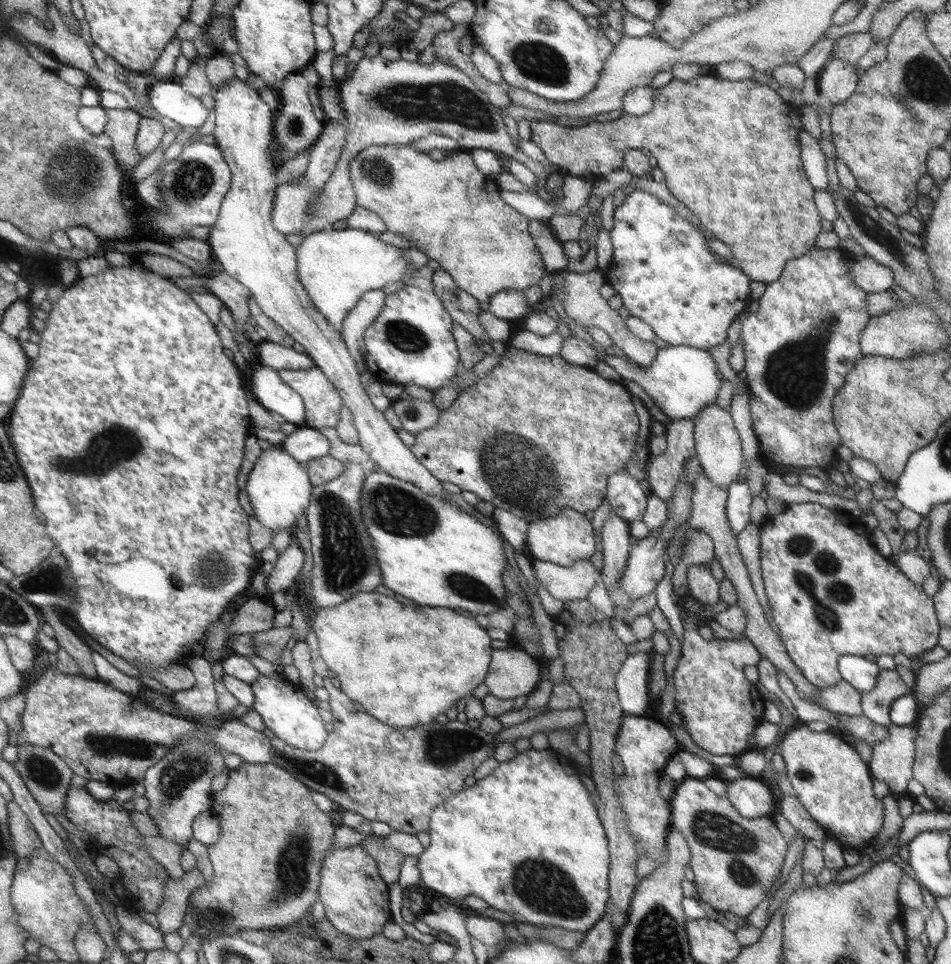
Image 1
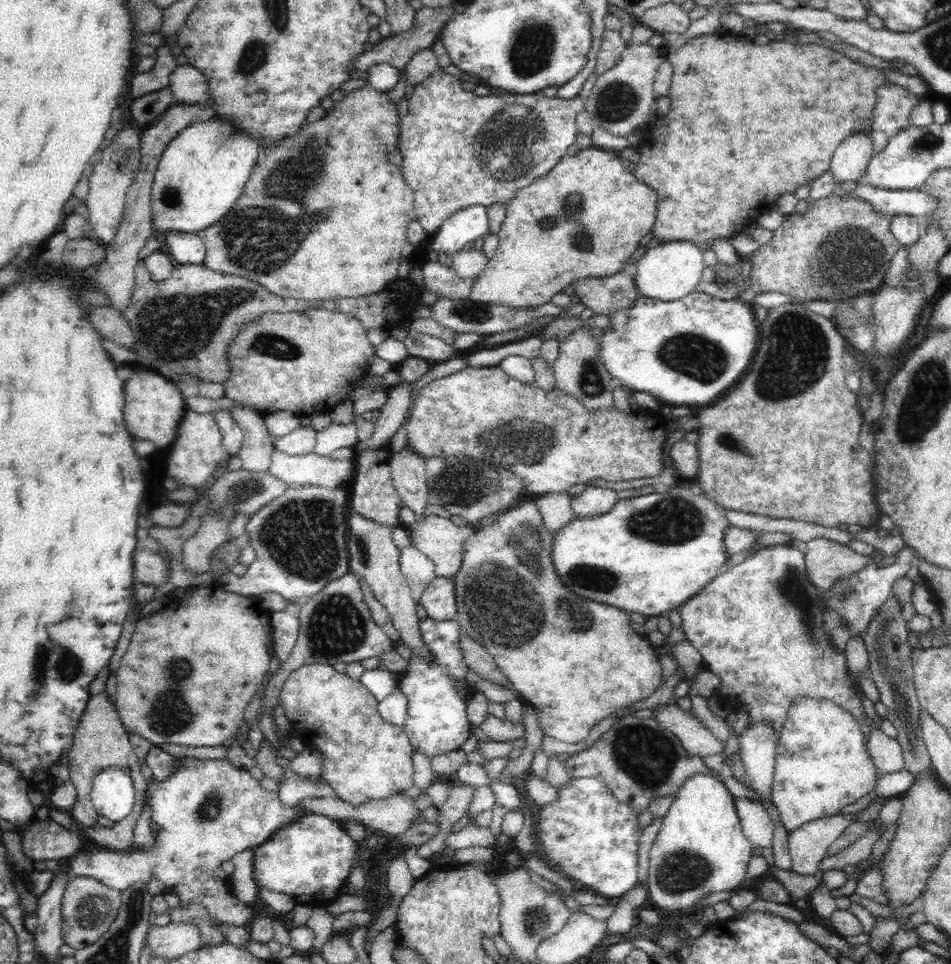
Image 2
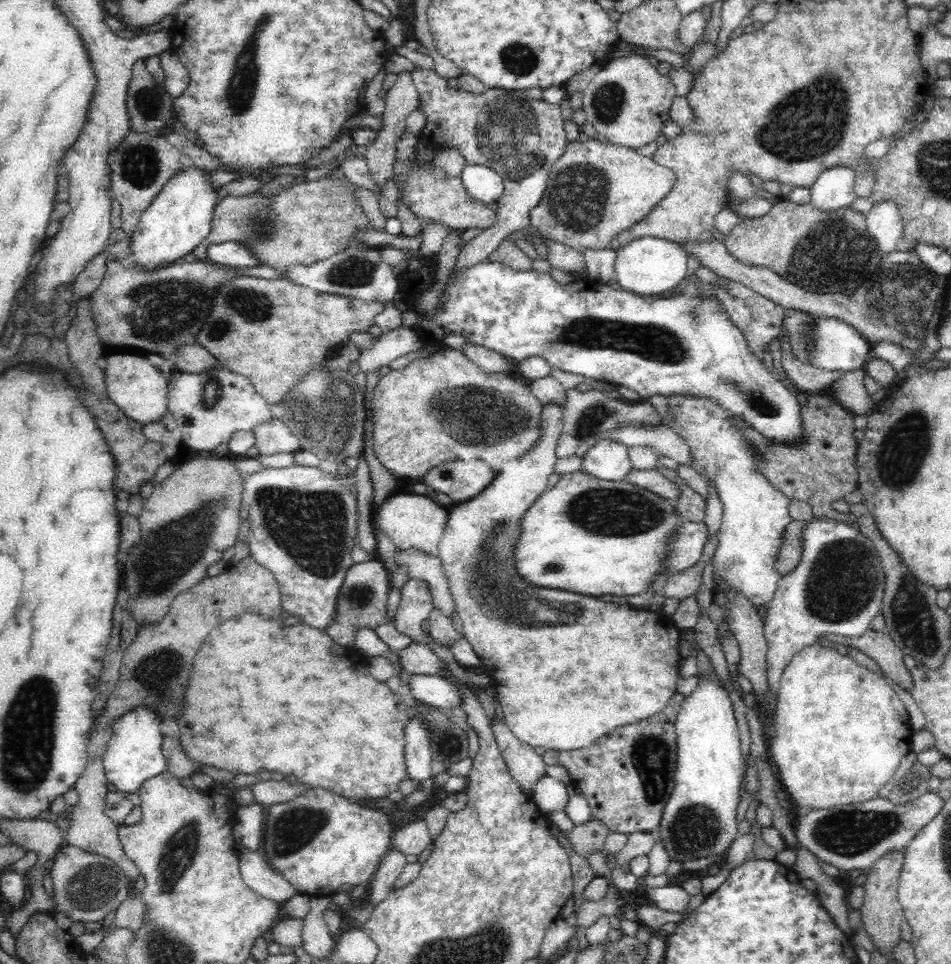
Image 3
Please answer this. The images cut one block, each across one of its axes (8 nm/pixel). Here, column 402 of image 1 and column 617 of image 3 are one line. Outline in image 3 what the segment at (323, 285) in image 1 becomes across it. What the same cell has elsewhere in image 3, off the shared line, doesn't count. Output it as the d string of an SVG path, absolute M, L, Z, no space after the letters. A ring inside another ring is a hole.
M643 236L629 241L616 250L614 274L622 289L639 295L654 296L676 288L680 282L686 282L687 260L688 253L678 243L653 236Z

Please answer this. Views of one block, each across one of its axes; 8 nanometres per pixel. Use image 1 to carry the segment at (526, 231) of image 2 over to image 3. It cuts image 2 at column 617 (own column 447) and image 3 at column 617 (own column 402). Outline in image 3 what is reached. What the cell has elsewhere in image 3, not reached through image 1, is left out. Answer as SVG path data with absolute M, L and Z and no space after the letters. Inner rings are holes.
M595 138L586 139L584 143L581 141L574 141L567 144L564 148L564 154L558 158L557 162L553 165L551 172L549 173L549 179L547 182L546 190L540 199L540 202L530 210L530 226L534 226L537 230L537 234L547 240L554 240L554 242L560 242L560 244L566 244L566 246L572 246L574 250L578 252L584 252L584 250L602 250L608 249L610 242L620 234L620 232L628 230L631 226L634 226L637 222L640 222L645 216L650 214L650 211L658 204L664 196L671 191L671 188L675 186L676 173L670 168L664 167L658 164L654 157L649 158L639 153L636 153L635 149L625 147L622 145L615 145L608 142L602 143Z

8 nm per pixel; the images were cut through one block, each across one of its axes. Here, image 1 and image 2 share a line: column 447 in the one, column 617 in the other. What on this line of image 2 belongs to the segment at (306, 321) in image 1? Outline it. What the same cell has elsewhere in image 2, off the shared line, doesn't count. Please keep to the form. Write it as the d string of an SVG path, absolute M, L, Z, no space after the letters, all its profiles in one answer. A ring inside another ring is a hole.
M587 486L580 494L572 498L571 508L574 517L602 516L612 510L619 499L617 492L600 486Z

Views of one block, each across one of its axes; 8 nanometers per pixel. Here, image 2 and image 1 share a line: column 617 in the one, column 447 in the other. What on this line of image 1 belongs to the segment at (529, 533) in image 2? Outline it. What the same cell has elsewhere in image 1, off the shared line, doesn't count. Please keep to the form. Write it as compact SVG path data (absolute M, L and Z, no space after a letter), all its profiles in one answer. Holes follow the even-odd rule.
M358 591L335 607L320 608L311 626L316 633L319 652L334 673L339 686L352 700L392 728L412 728L428 724L438 714L455 706L485 682L490 668L491 635L483 625L451 608L404 606L397 599L376 591Z

